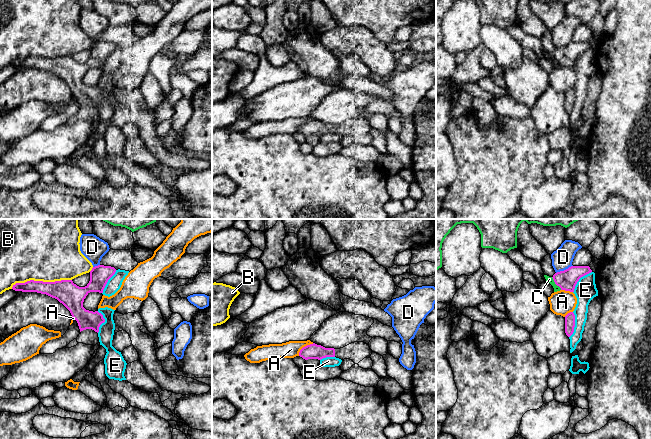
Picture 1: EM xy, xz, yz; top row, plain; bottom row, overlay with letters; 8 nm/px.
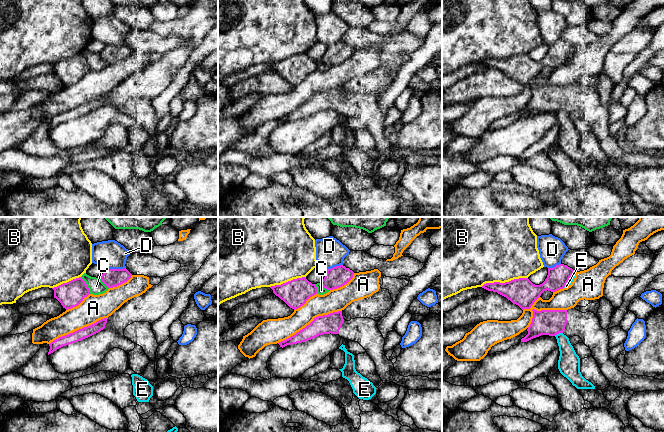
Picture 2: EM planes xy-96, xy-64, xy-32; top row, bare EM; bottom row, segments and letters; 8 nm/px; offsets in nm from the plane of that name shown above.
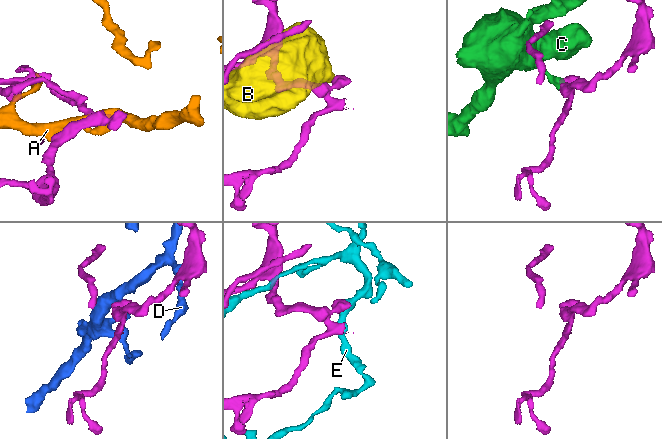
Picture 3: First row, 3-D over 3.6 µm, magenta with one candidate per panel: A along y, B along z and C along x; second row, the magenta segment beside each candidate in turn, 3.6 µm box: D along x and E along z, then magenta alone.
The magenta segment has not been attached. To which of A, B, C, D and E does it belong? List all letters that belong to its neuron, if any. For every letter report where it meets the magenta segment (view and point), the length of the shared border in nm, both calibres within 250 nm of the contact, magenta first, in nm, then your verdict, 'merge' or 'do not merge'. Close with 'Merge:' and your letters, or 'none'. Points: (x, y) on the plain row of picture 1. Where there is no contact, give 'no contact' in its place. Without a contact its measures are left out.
A: contact xz (305, 122); length 160 nm; calibres 130 and 140 nm; do not merge
B: contact xy (41, 57); length 500 nm; calibres 190 and 460 nm; do not merge
C: contact yz (555, 59); length 130 nm; calibres 160 and 50 nm; do not merge
D: contact yz (564, 46); length 150 nm; calibres 160 and 170 nm; do not merge
E: contact yz (578, 56); length 220 nm; calibres 160 and 180 nm; do not merge
Merge: none

